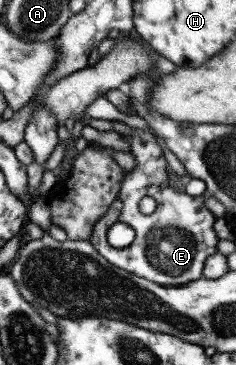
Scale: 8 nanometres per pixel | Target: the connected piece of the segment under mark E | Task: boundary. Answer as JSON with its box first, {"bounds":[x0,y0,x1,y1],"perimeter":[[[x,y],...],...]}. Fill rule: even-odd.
{"bounds":[88,128,219,285],"perimeter":[[[131,128],[131,130],[134,137],[128,138],[132,142],[132,149],[129,152],[134,155],[138,164],[132,172],[125,174],[119,198],[108,208],[108,212],[98,222],[94,222],[93,236],[90,236],[88,241],[101,256],[106,258],[107,262],[156,284],[181,285],[198,280],[203,276],[206,260],[214,254],[218,254],[217,243],[219,238],[213,227],[217,217],[206,208],[202,196],[189,196],[185,192],[177,192],[168,186],[169,177],[166,171],[169,171],[169,166],[161,147],[150,132],[134,128]],[[116,222],[124,222],[136,231],[134,242],[126,248],[113,248],[107,240],[108,229]]]}

